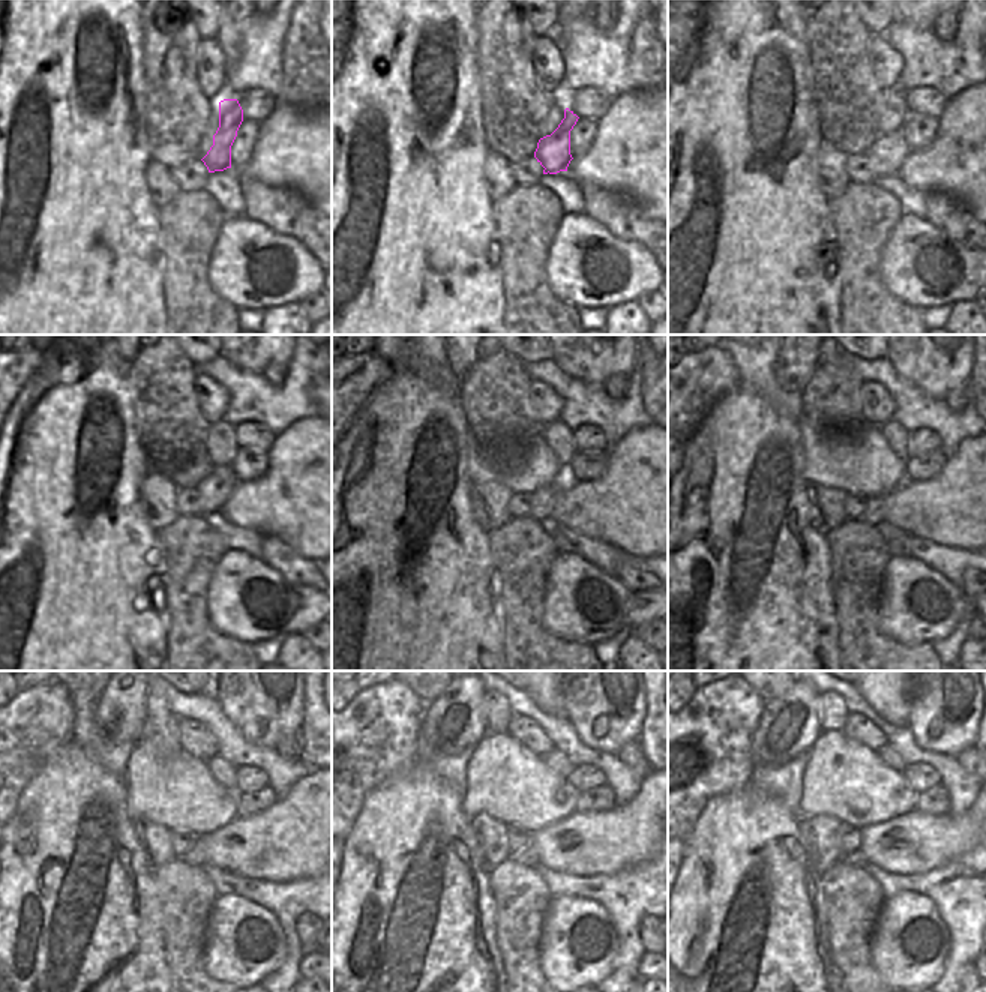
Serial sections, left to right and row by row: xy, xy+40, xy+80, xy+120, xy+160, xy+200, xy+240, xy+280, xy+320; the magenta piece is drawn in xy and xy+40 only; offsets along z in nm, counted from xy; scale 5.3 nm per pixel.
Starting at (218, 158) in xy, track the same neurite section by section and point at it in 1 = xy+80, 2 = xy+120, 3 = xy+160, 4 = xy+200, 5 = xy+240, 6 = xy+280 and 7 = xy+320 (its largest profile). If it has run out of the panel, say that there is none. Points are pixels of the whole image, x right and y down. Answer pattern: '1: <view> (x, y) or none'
1: xy+80 (889, 152)
2: xy+120 (213, 491)
3: xy+160 (544, 500)
4: xy+200 (872, 515)
5: xy+240 (195, 856)
6: xy+280 (527, 856)
7: xy+320 (856, 859)

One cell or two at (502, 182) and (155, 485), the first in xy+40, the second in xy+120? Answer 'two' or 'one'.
one

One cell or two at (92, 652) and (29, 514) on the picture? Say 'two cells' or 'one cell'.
one cell

